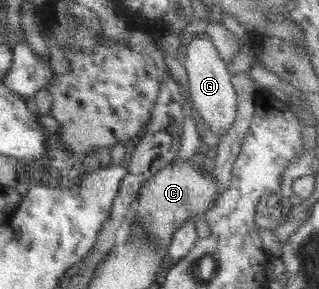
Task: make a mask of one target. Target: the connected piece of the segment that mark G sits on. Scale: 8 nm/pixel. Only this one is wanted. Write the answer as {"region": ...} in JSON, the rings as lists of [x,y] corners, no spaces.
{"region":[[[196,34],[187,46],[187,58],[184,62],[189,81],[189,98],[192,106],[201,115],[207,129],[223,136],[231,128],[237,116],[237,93],[232,85],[232,75],[227,70],[227,64],[207,34]]]}

